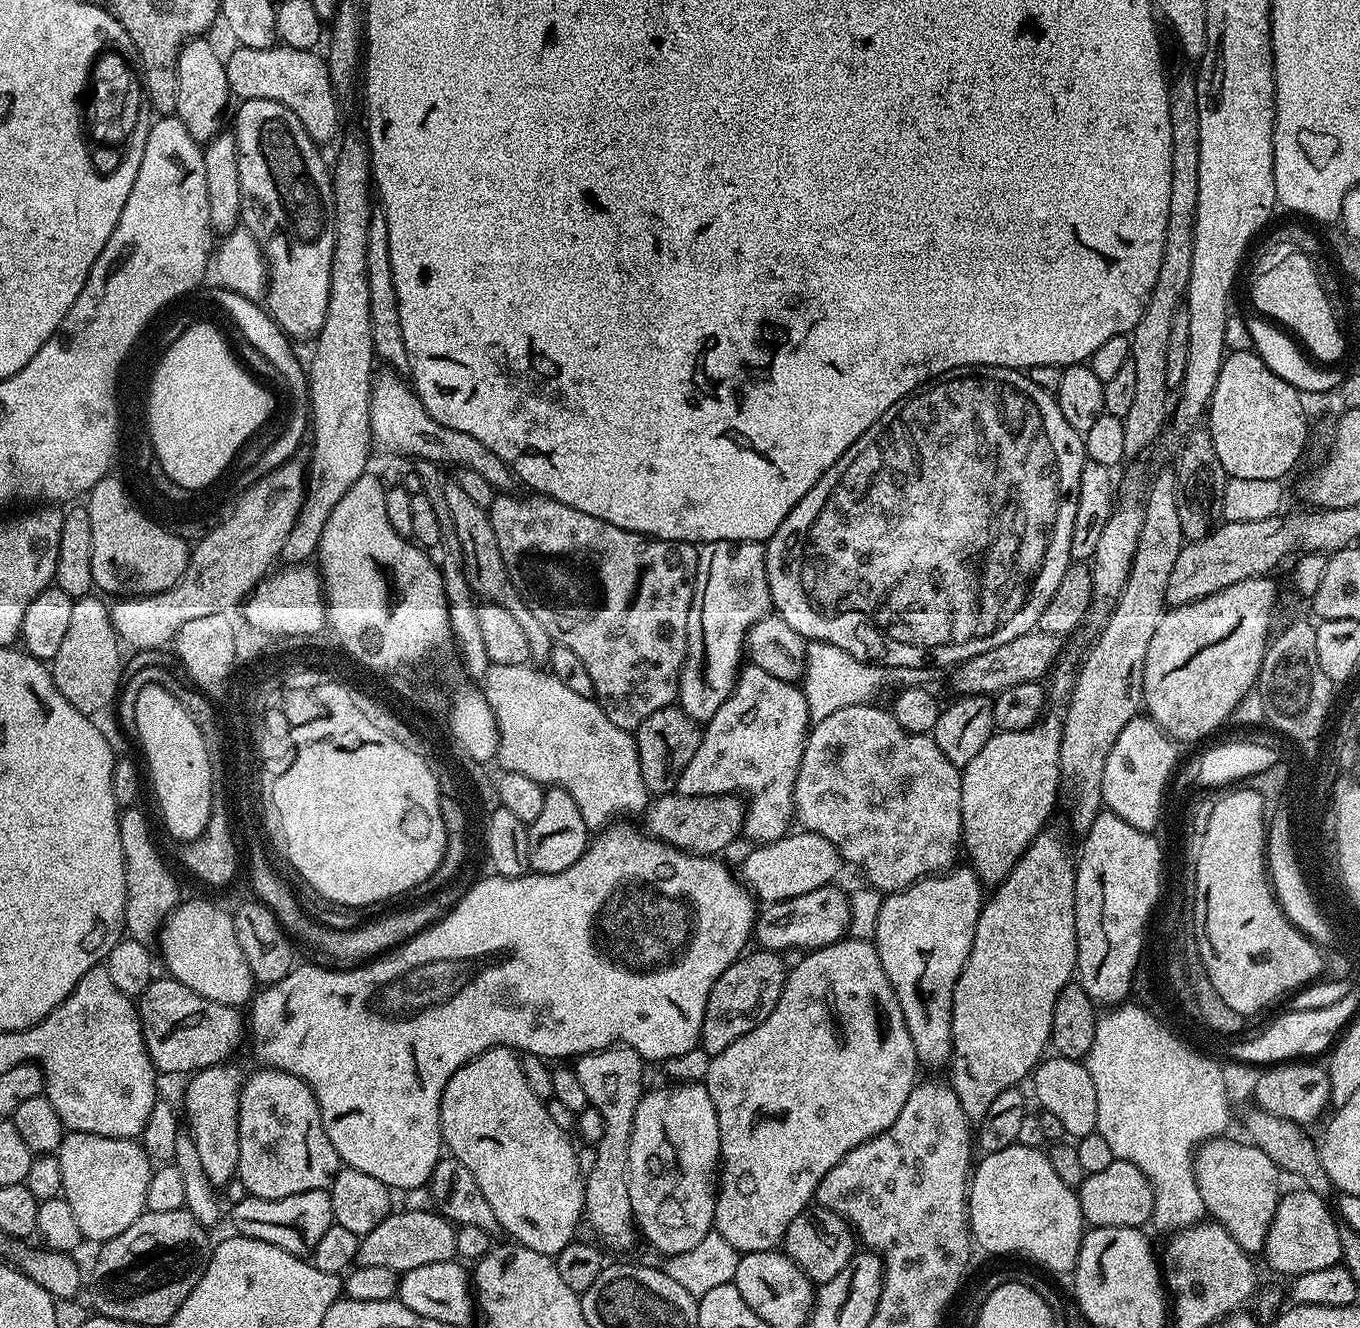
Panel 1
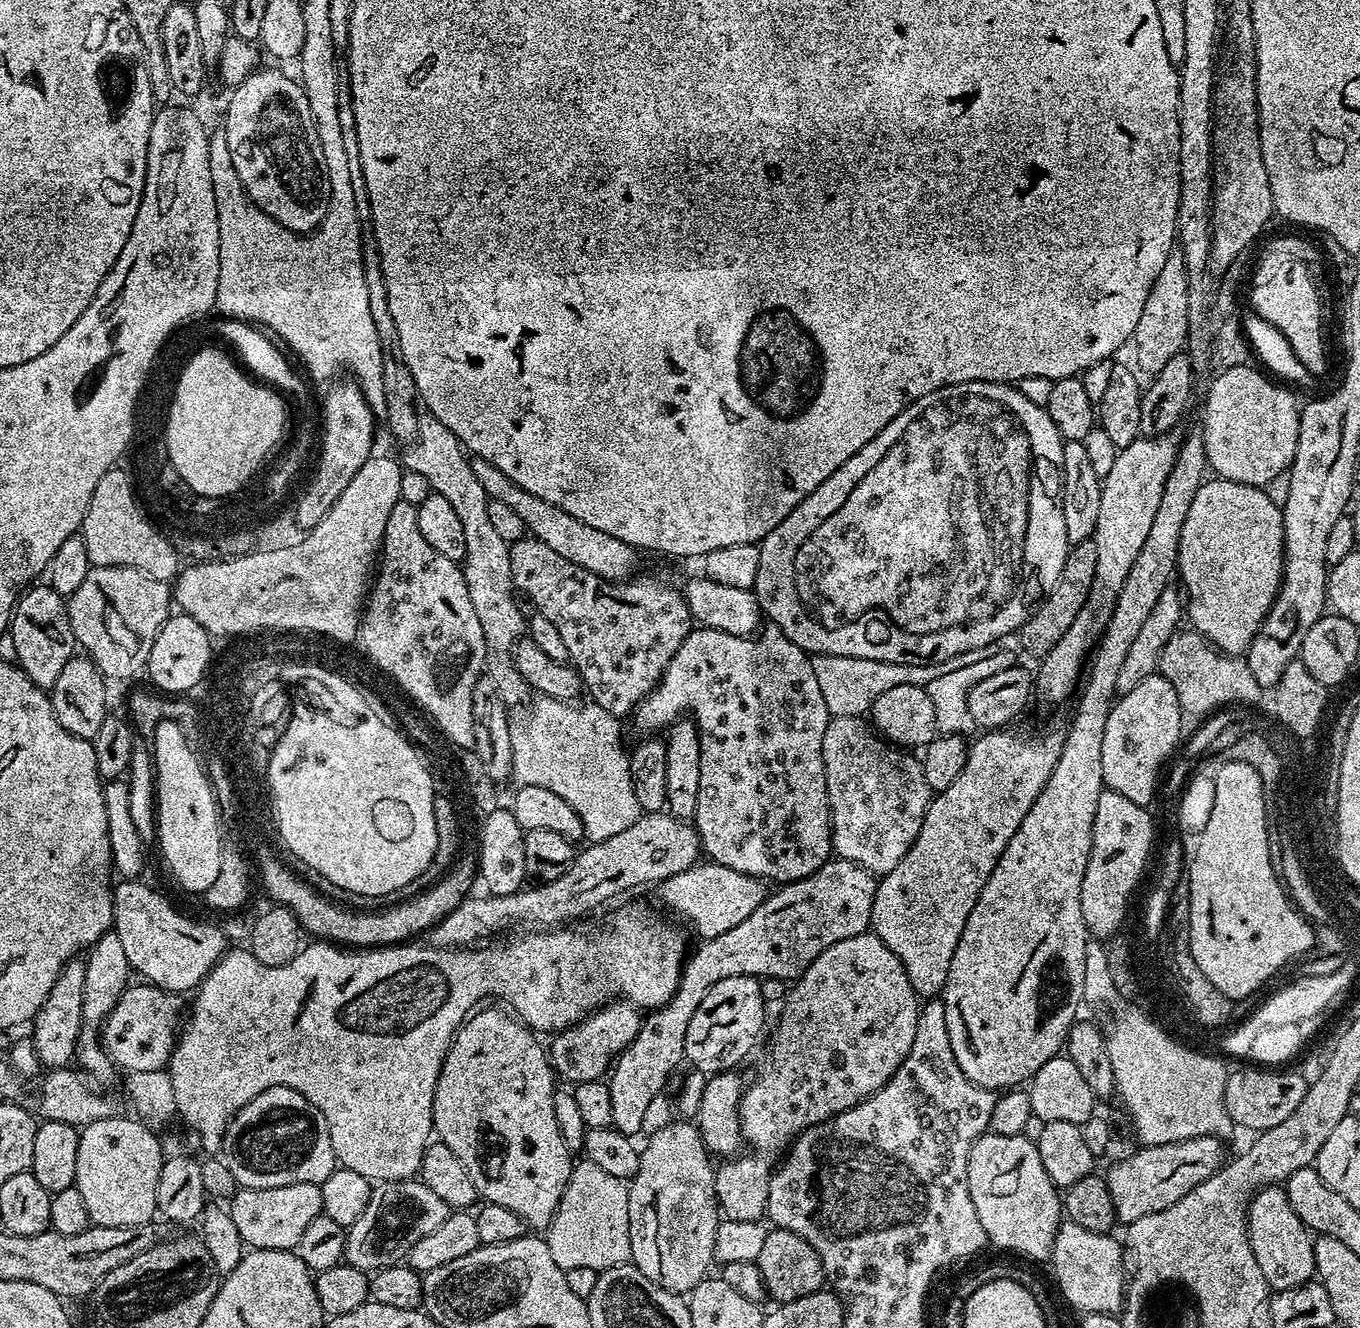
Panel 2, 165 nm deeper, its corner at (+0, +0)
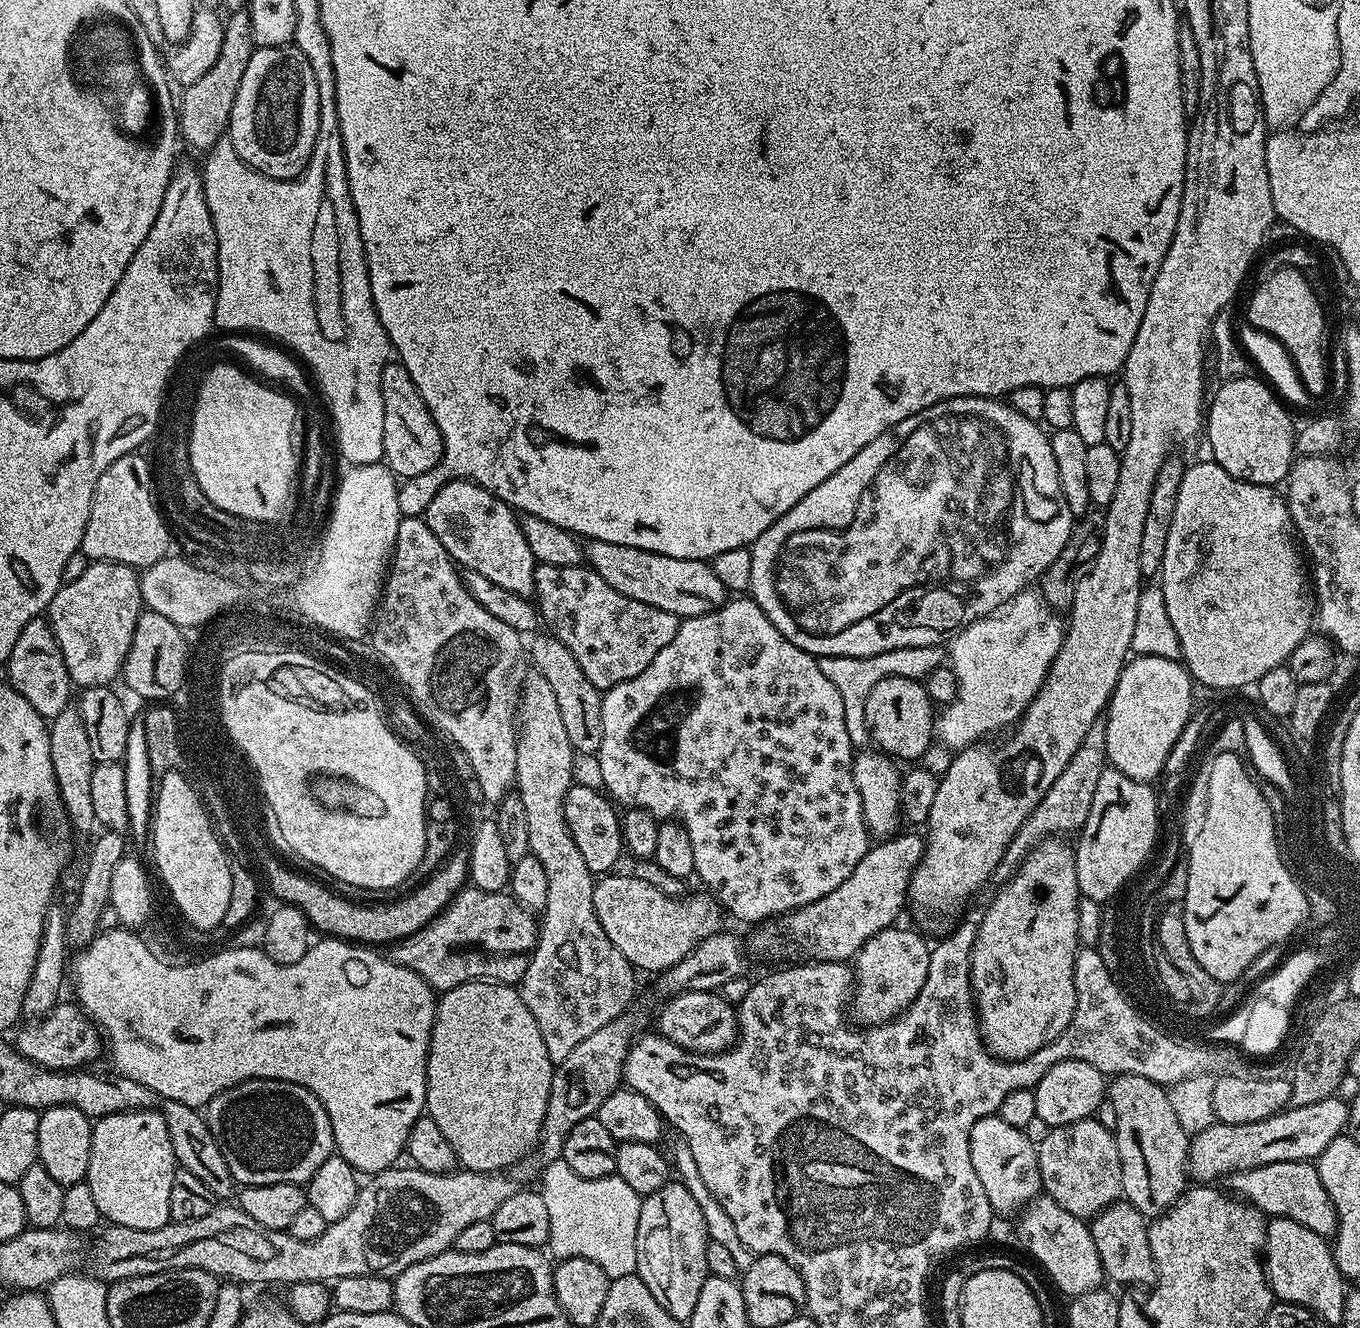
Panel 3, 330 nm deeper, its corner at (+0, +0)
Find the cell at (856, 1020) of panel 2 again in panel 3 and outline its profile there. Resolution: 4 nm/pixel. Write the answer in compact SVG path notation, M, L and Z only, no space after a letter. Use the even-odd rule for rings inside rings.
M893 926L874 934L854 957L854 991L850 1008L856 1011L861 1025L887 1024L911 1006L914 998L918 998L918 990L922 990L922 982L926 982L932 948L919 931L900 927Z

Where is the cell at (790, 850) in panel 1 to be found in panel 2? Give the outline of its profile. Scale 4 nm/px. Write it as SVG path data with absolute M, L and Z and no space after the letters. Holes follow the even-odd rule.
M697 862L691 868L682 870L682 874L674 874L658 885L661 902L670 911L677 912L681 921L689 920L693 930L704 940L718 938L718 934L734 930L738 922L746 922L746 918L762 906L766 895L764 888L766 884L763 880L750 874L738 874L738 870L730 870L730 866L711 862Z

